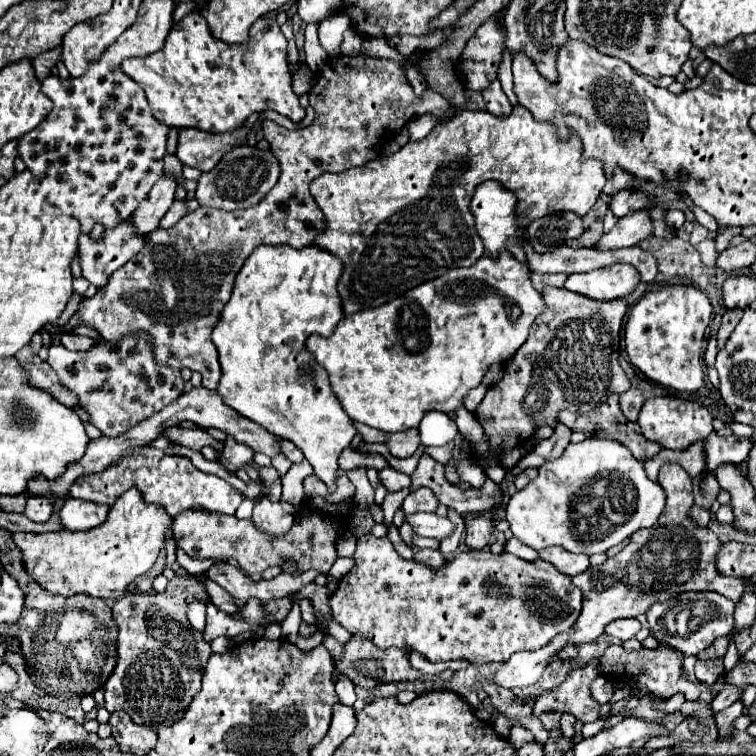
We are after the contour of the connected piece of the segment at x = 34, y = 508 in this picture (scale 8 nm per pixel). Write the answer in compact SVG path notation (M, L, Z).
M29 496L23 514L25 514L29 520L33 520L33 522L45 522L45 520L49 520L51 510L53 510L53 504L49 502L49 498Z

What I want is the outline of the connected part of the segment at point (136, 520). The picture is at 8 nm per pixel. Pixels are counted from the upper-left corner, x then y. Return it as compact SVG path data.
M127 490L111 506L109 520L97 528L85 532L61 530L49 534L15 532L13 542L23 554L27 574L47 592L61 596L89 594L103 600L117 600L125 596L129 584L133 584L137 576L149 572L167 540L173 540L171 534L167 538L171 522L173 518L165 516L161 508L145 504L137 490Z

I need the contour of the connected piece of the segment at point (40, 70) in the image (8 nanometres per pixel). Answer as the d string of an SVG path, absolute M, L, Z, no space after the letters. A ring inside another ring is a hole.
M53 48L53 50L45 52L45 54L39 54L33 60L33 70L35 70L35 76L37 76L39 82L45 80L51 74L51 68L57 64L59 56L61 56L61 48Z

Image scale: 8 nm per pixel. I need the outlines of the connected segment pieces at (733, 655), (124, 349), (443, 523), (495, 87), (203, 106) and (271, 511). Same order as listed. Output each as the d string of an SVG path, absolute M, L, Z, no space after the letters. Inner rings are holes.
M733 630L728 634L729 645L726 654L723 658L725 673L728 673L738 662L740 656L733 640Z
M133 336L123 338L119 344L109 344L101 340L97 346L85 352L71 352L63 346L51 346L47 362L59 374L59 380L73 390L81 406L91 414L91 424L95 424L105 436L121 436L137 422L149 418L169 402L183 394L183 380L179 370L169 370L169 366L159 366L153 360L153 350L145 338L135 340Z
M425 512L405 514L405 520L411 524L413 534L417 534L417 536L443 540L453 530L453 524L447 518L441 518L437 514L425 514Z
M499 80L491 82L491 84L483 90L483 98L485 98L487 110L489 110L493 116L509 116L511 110L513 110L513 106L509 104L509 98L507 98L505 92L501 90Z
M191 12L191 14L187 14L177 26L171 28L171 32L169 32L169 36L167 36L167 40L165 40L165 48L163 48L163 50L159 50L159 52L155 52L155 54L149 54L149 56L145 56L145 58L131 58L131 60L125 60L125 62L123 62L123 72L125 72L127 76L131 76L131 78L145 90L145 96L147 96L149 106L151 106L151 110L153 110L153 116L155 116L159 122L163 122L163 124L167 124L167 126L173 126L173 128L197 128L197 130L203 130L203 132L223 134L223 132L233 132L233 130L241 128L243 122L245 122L251 114L255 114L255 112L265 112L265 110L275 110L275 112L279 112L281 116L287 116L287 118L293 120L293 122L299 122L299 120L305 118L305 110L301 108L299 98L297 98L297 96L293 94L293 90L291 90L291 72L289 72L289 62L287 62L287 40L285 40L285 36L281 34L279 24L277 24L275 20L269 20L269 18L259 18L259 20L249 28L249 40L247 40L247 42L241 42L241 44L225 44L225 42L223 42L223 44L221 44L219 40L215 40L215 38L211 36L205 18L203 18L199 12Z
M263 498L251 516L251 522L255 528L263 534L269 534L273 538L279 538L281 534L287 534L295 522L291 514L285 514L281 504L273 504L269 498Z

